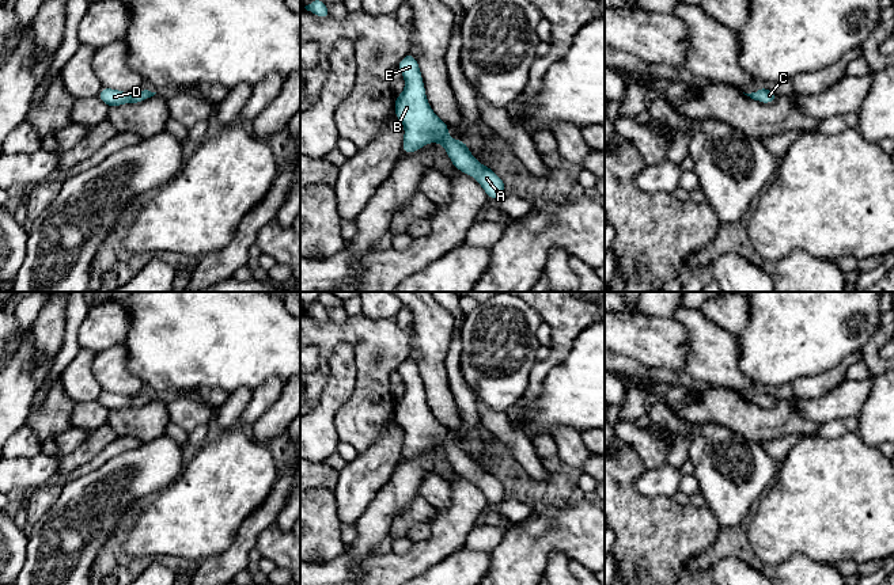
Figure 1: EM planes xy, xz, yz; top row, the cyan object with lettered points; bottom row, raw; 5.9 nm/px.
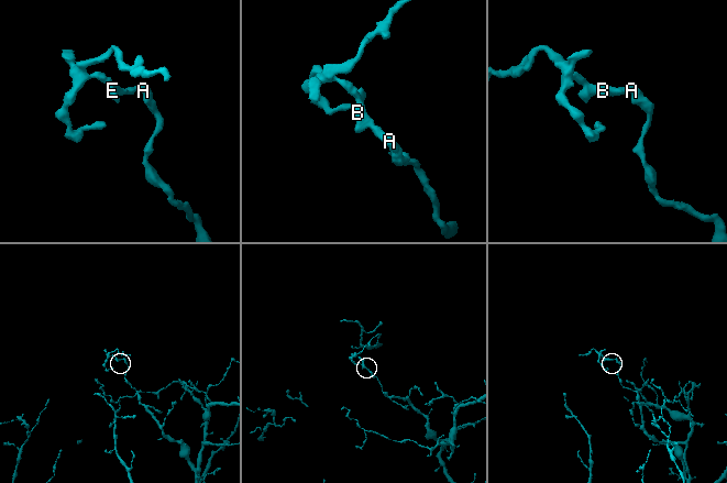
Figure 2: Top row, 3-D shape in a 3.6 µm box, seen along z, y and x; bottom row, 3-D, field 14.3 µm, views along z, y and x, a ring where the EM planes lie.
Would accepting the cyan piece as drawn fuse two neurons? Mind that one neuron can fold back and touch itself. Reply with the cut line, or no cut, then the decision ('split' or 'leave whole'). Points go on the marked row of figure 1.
cut none; leave whole

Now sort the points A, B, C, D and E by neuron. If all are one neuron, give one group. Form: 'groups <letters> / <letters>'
groups A B C D E

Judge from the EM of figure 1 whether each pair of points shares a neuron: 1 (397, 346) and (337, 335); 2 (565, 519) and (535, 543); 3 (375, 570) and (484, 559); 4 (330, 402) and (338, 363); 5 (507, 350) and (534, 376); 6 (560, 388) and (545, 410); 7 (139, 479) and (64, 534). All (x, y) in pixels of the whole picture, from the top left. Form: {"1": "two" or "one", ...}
{"1": "one", "2": "one", "3": "two", "4": "one", "5": "two", "6": "one", "7": "one"}

